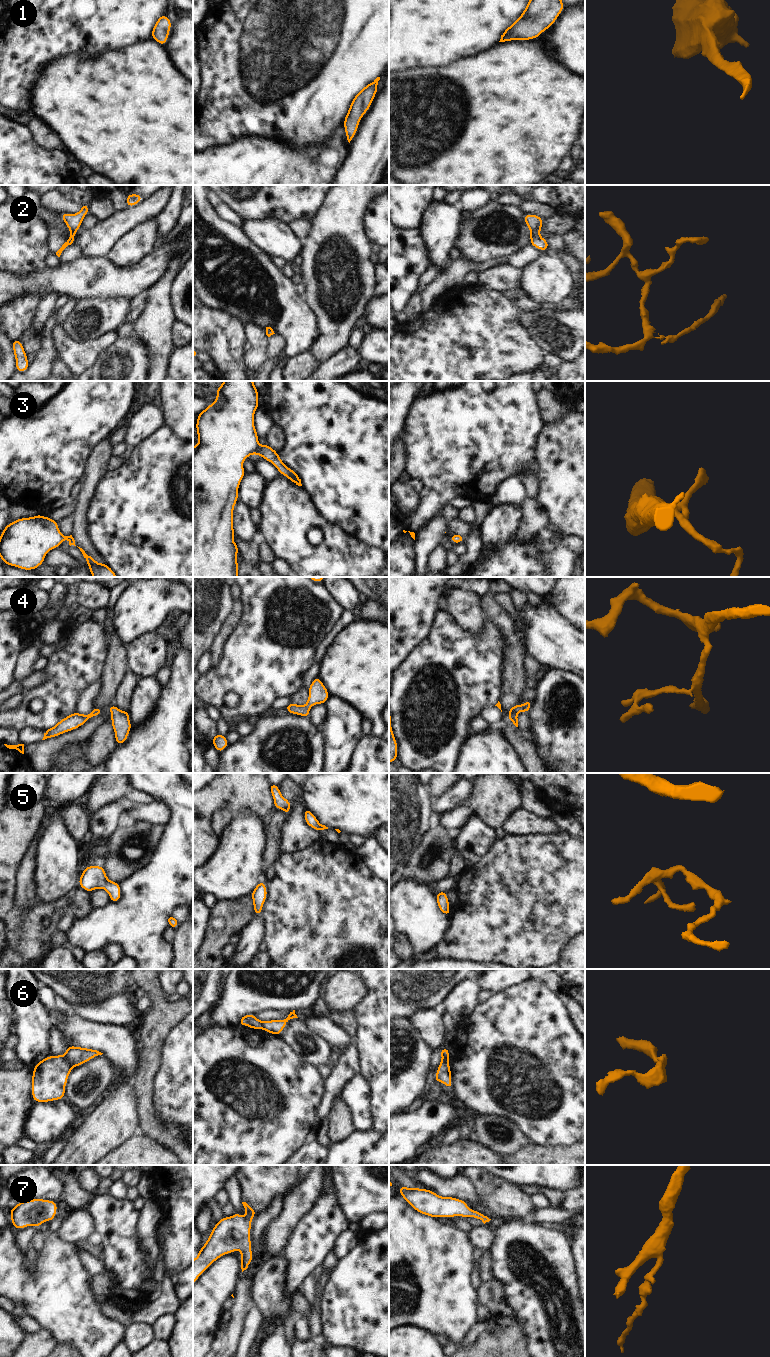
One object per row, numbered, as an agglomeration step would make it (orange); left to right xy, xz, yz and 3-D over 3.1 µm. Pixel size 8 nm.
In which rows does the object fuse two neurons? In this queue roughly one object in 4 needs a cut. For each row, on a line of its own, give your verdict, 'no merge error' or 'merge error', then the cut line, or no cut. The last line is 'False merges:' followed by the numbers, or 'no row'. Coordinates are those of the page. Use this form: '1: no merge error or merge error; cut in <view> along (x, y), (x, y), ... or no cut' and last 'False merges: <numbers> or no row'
1: no merge error; no cut
2: no merge error; no cut
3: no merge error; no cut
4: no merge error; no cut
5: no merge error; no cut
6: merge error; cut in xy along (64, 1057), (72, 1067)
7: no merge error; no cut
False merges: 6

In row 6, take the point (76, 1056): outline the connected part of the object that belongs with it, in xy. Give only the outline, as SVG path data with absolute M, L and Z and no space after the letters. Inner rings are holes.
M68 1046L65 1050L65 1059L69 1062L72 1067L77 1067L102 1054L103 1053L97 1050L89 1048Z

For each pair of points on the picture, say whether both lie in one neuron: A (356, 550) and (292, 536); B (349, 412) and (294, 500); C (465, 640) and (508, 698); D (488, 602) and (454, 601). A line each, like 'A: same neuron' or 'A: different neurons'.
A: same neuron
B: different neurons
C: different neurons
D: different neurons

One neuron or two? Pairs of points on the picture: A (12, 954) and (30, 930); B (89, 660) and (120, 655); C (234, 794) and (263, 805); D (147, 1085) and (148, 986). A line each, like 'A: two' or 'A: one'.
A: one
B: two
C: one
D: one

